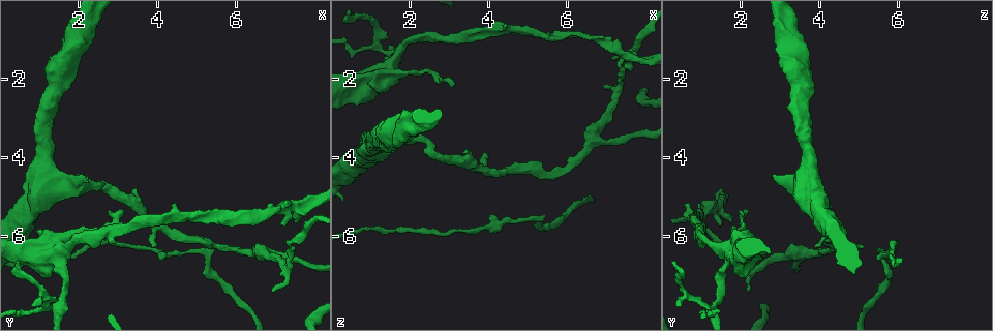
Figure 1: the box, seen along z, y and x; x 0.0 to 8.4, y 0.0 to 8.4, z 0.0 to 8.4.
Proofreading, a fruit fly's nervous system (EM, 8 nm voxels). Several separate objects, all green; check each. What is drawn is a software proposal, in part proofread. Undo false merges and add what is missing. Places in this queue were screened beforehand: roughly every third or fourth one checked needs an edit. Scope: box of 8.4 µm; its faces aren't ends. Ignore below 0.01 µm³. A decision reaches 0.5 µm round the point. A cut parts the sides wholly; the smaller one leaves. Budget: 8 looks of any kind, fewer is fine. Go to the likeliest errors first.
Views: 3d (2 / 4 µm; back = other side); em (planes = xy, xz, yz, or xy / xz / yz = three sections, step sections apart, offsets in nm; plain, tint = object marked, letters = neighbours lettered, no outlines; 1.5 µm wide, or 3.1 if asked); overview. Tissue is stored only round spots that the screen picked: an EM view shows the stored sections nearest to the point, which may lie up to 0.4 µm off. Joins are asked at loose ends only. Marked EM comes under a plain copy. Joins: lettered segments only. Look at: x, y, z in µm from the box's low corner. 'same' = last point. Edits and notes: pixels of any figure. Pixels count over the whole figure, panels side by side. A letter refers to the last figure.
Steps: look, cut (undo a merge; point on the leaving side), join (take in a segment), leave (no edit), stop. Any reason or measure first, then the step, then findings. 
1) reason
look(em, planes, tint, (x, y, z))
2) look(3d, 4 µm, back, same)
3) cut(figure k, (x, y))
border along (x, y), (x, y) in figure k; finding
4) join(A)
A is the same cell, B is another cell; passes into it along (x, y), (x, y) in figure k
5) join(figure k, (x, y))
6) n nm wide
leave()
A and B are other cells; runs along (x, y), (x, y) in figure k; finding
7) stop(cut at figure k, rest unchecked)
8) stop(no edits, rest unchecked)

look(3d, 2 µm, (3.95, 6.30, 3.90))

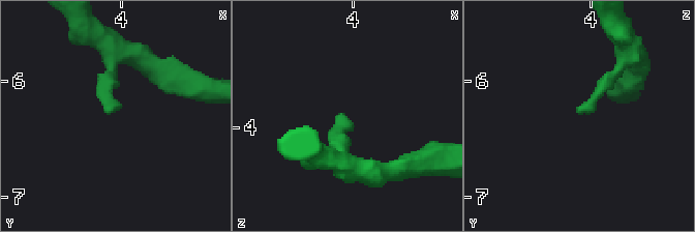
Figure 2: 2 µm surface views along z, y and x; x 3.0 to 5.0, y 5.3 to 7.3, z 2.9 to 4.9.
look(em, planes, letters, (3.92, 6.28, 3.86))

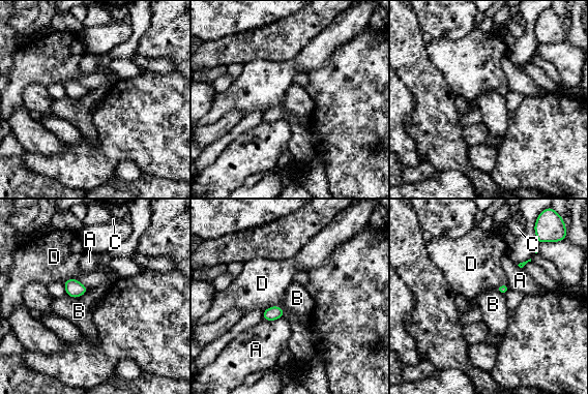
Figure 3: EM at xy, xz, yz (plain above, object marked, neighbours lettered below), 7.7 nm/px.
D touches over 180 nm
leave()
A, B, C and D are other cells; no lettered segment goes on from it

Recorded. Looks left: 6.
abrupt turn
look(3d, 4 µm, back, (4.95, 6.45, 5.50))

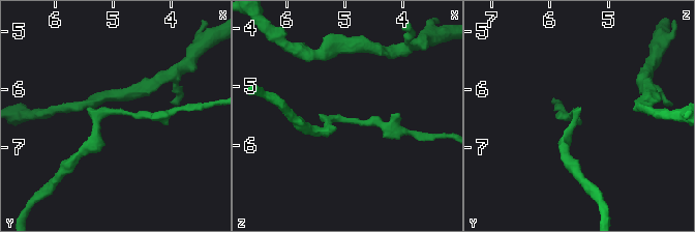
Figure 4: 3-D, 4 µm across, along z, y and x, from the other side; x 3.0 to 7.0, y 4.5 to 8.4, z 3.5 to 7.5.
arms of 160, 180 nm
look(em, xz, step 4, tint, (4.95, 6.45, 5.50))

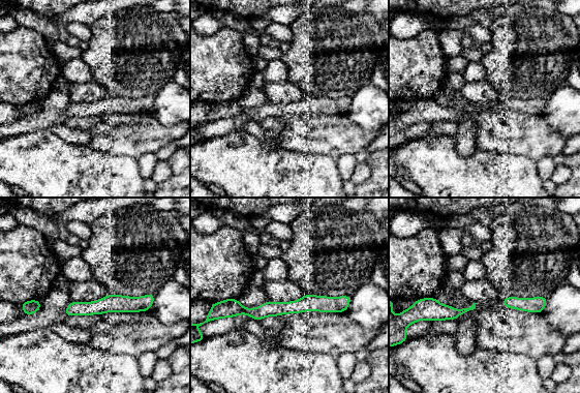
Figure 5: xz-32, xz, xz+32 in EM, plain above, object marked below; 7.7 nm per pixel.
another direction
look(em, planes, letters, same)

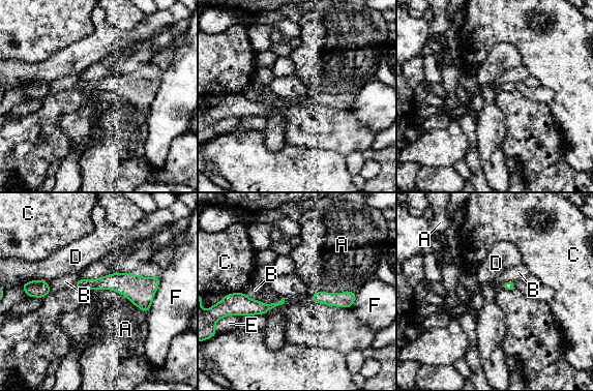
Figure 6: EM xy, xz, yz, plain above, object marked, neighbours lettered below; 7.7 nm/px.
leave()
A, B, C, D, E and F are other cells; border along (356, 291), (313, 293) in figure 6; all the same neuron

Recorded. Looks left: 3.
two arms in line, one across
look(3d, 2 µm, (6.65, 6.45, 3.50))

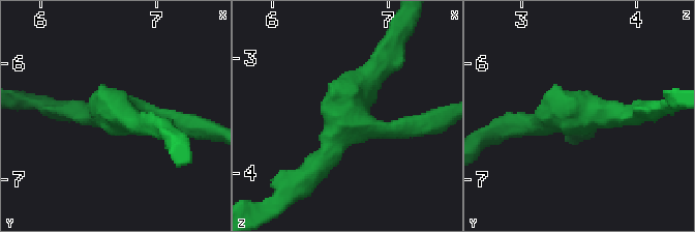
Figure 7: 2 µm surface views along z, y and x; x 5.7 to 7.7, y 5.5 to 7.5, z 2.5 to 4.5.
3 arms; arms of 180, 190, 200 nm; shape alone is not enough
look(em, planes, letters, (6.70, 6.46, 3.52))

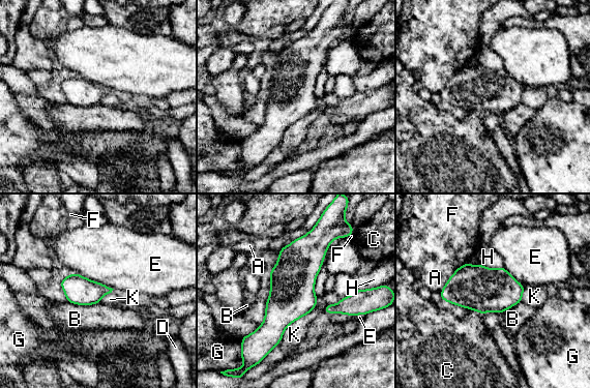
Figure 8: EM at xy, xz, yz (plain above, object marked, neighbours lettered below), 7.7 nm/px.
K touches over 1100 nm
leave()
A, B, C, D, E, F, G, H and K are other cells; border along (341, 236), (317, 304), (264, 357) in figure 8; all the same neuron

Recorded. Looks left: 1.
stop(no edits, rest unchecked)

